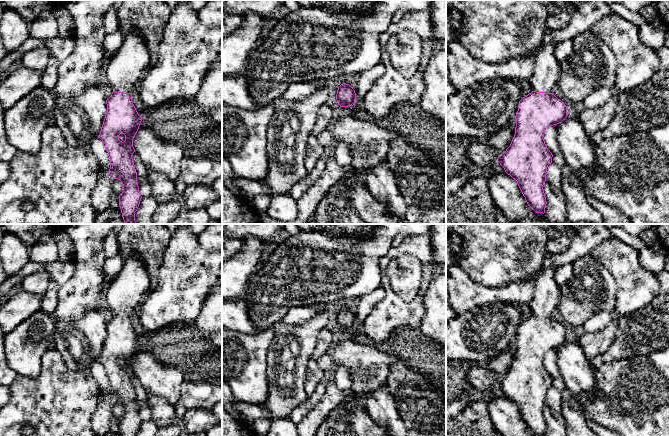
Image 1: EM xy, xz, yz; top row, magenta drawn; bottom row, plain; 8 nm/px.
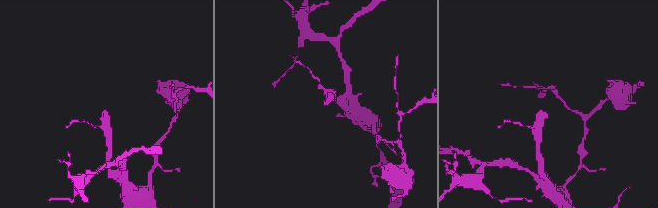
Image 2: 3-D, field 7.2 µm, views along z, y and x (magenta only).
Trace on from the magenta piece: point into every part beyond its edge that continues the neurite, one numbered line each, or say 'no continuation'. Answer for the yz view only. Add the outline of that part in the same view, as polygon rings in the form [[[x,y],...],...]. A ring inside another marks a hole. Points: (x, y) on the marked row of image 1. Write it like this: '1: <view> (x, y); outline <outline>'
1: yz (545, 75); outline [[[557,42],[546,44],[535,54],[534,68],[532,69],[532,74],[528,79],[533,91],[552,93],[553,87],[558,84],[561,66],[554,53],[556,45]]]

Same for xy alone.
1: xy (123, 71); outline [[[131,30],[123,44],[105,66],[108,84],[113,91],[133,93],[149,68],[150,54],[143,35]]]

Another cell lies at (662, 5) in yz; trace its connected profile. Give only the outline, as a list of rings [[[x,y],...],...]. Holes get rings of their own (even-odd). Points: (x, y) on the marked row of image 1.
[[[659,0],[657,2],[657,11],[660,19],[669,29],[669,0]]]

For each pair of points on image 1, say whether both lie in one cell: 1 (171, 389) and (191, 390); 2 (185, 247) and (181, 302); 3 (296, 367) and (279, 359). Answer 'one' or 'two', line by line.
1: two
2: one
3: one

